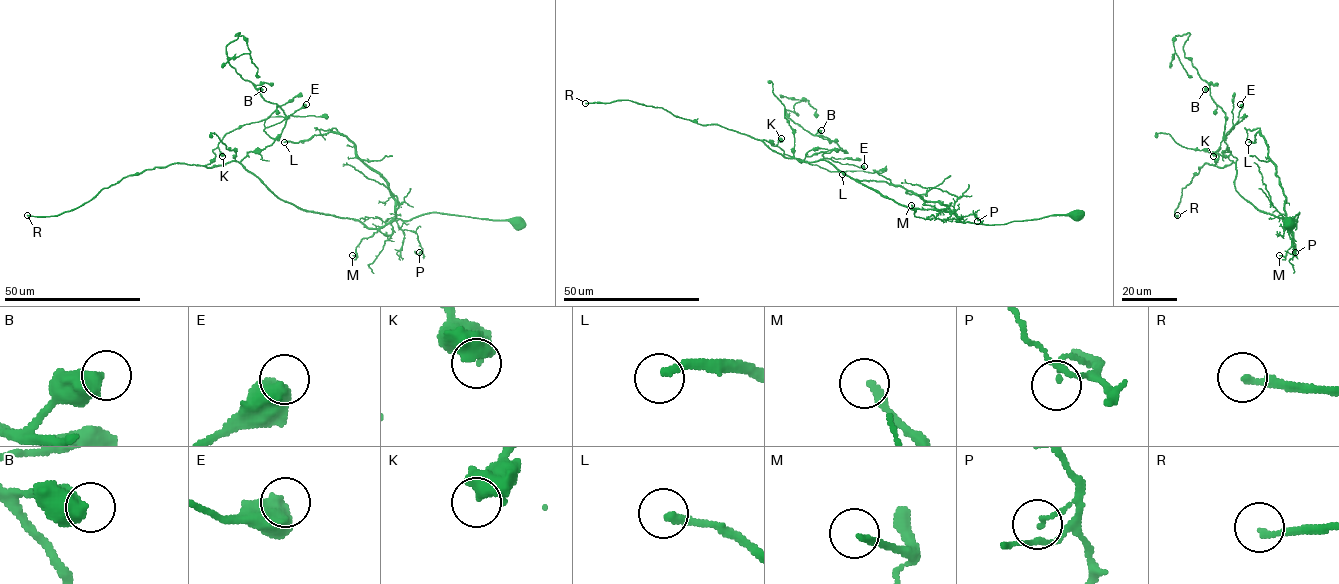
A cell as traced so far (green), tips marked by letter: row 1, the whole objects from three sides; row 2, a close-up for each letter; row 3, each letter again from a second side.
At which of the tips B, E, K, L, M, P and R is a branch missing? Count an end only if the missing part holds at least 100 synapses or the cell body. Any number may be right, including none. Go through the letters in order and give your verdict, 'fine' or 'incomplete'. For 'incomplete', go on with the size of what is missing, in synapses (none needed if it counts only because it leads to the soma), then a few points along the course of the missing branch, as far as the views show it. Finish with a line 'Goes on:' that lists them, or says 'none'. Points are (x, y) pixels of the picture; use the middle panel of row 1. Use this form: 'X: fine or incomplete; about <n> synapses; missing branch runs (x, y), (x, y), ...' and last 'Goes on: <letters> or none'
B: fine
E: fine
K: fine
L: fine
M: fine
P: fine
R: incomplete; about 120 synapses
Goes on: R

